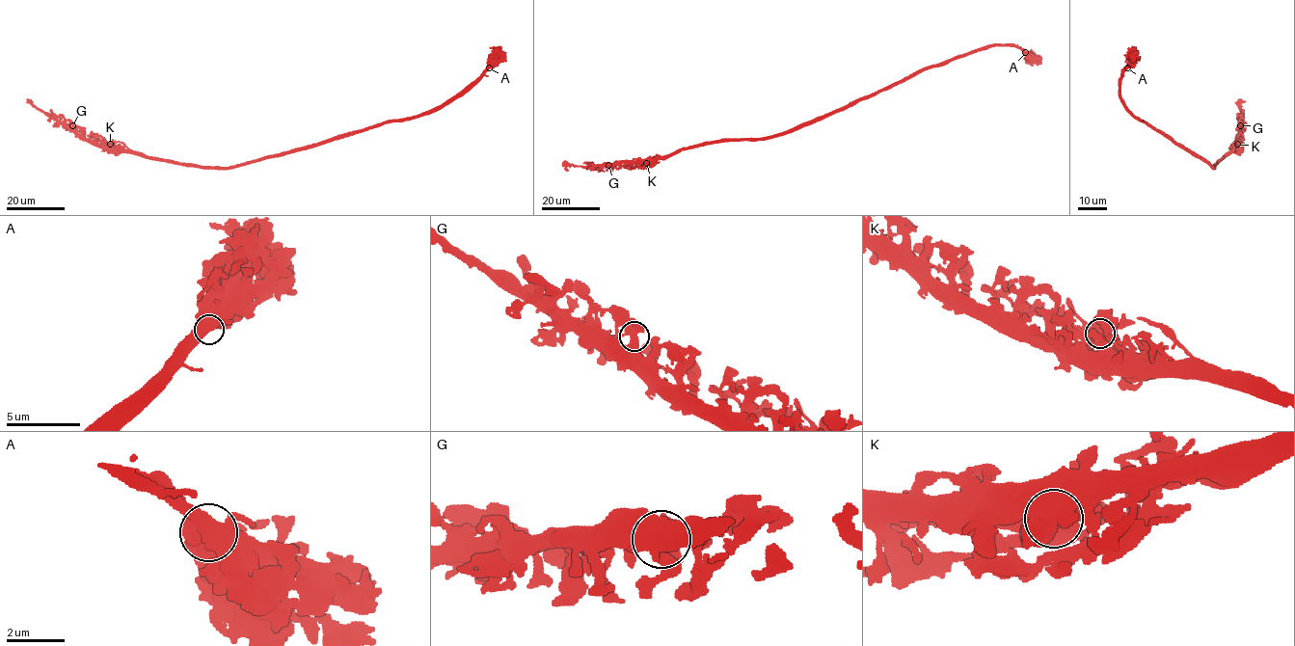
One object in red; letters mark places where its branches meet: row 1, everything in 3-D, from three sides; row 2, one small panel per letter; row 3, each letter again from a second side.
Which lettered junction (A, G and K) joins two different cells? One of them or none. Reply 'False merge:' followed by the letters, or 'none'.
False merge: none

